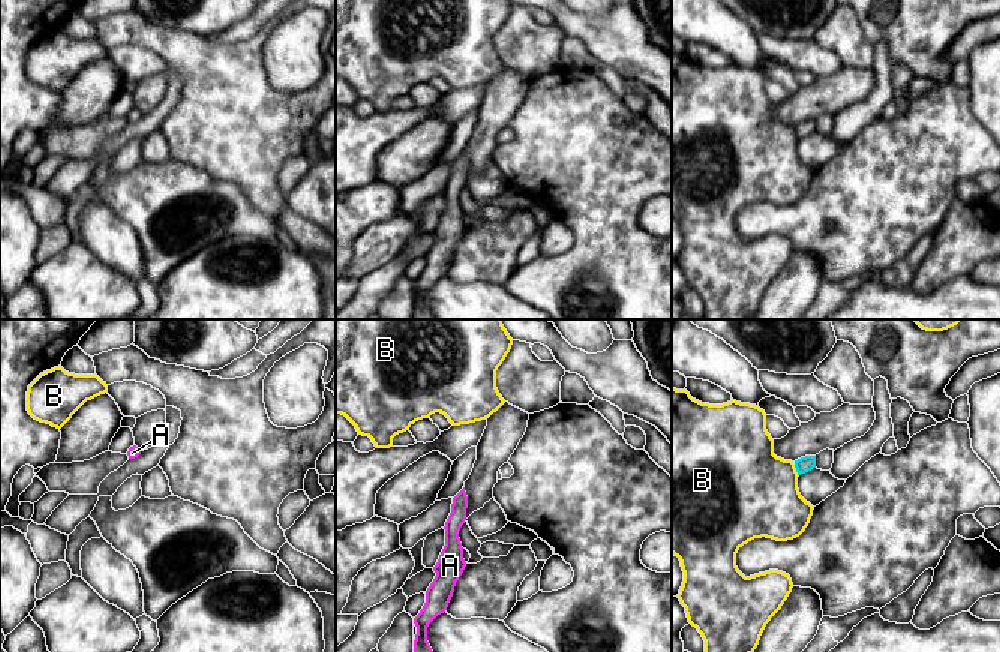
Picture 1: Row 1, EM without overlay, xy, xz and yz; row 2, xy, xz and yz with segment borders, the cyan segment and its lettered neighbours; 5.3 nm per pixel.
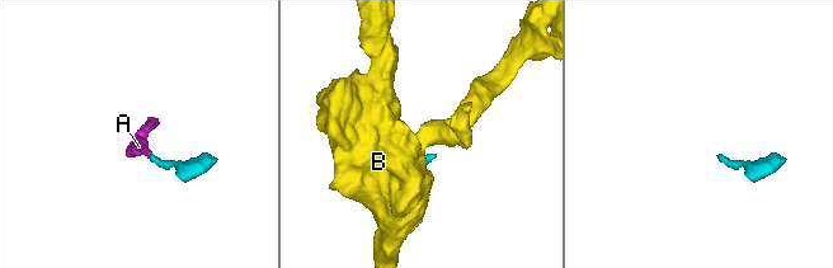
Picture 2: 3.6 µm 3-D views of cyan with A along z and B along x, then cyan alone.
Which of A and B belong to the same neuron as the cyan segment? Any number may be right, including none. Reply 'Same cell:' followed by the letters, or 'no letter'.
Same cell: A

